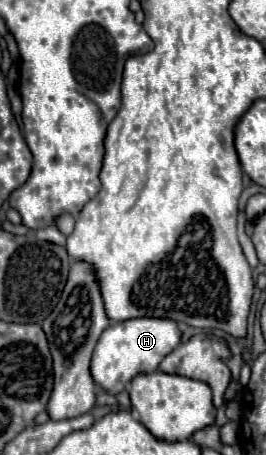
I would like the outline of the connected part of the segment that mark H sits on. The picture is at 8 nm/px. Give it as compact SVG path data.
M131 318L121 324L111 324L107 332L99 338L95 346L95 356L91 360L91 374L95 382L111 394L119 394L125 390L127 382L139 372L153 372L159 368L161 360L177 348L181 342L183 332L179 330L177 322L171 318Z

